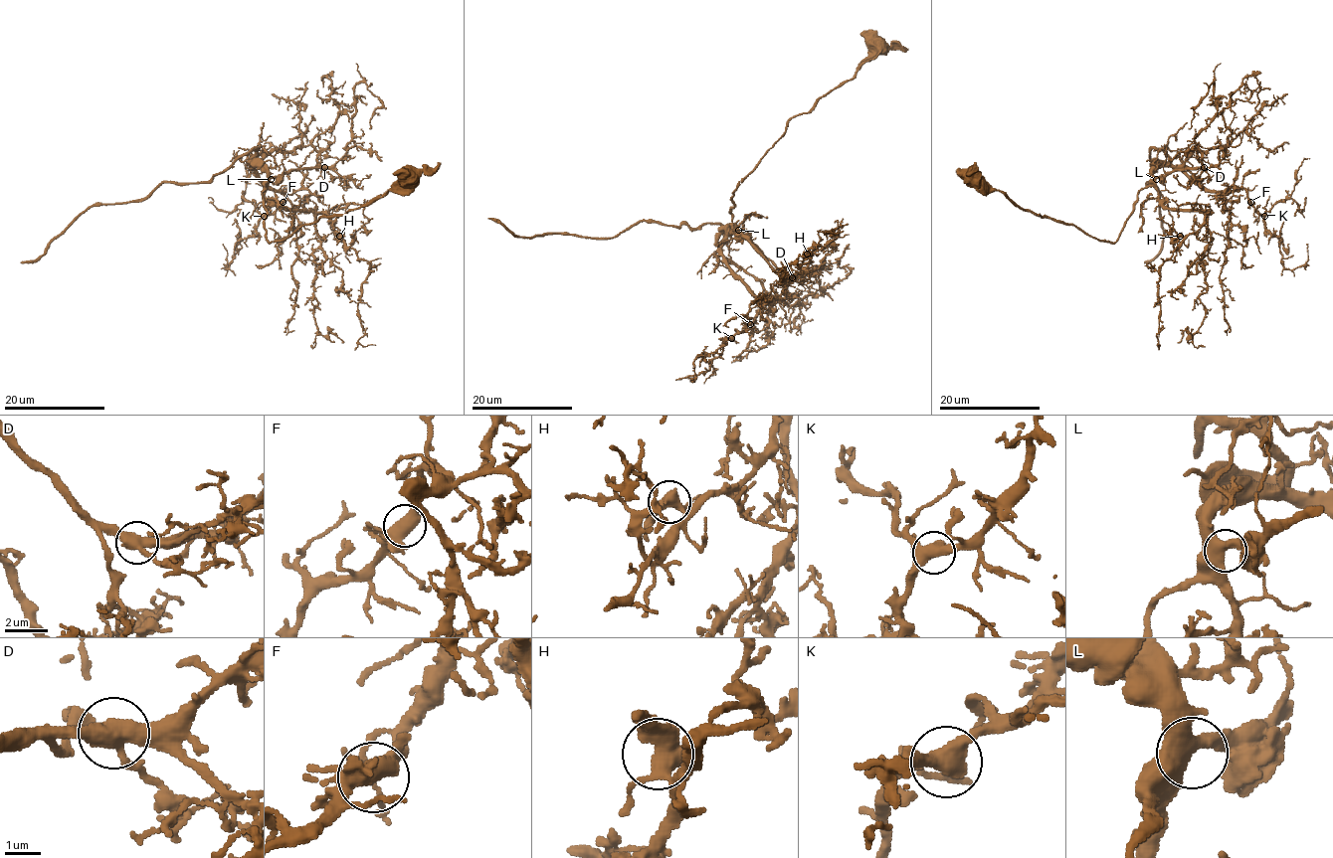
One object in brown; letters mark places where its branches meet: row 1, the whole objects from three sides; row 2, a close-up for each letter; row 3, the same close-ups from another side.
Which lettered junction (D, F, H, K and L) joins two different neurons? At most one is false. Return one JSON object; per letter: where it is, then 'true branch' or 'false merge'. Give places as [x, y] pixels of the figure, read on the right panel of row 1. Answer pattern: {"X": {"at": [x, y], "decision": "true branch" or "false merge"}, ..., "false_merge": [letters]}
{"D": {"at": [1204, 167], "decision": "true branch"}, "F": {"at": [1250, 202], "decision": "true branch"}, "H": {"at": [1180, 236], "decision": "true branch"}, "K": {"at": [1264, 216], "decision": "true branch"}, "L": {"at": [1156, 179], "decision": "true branch"}, "false_merge": []}

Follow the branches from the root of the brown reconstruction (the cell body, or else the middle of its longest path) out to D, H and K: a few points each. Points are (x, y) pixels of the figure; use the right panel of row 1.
D: (1151, 173), (1154, 176), (1166, 176), (1177, 170), (1204, 167)
H: (1151, 173), (1157, 198), (1166, 207), (1200, 209), (1206, 213), (1204, 223), (1195, 232), (1186, 237), (1180, 236)
K: (1151, 173), (1161, 166), (1181, 167), (1208, 189), (1224, 193), (1244, 189), (1247, 202), (1264, 216)

